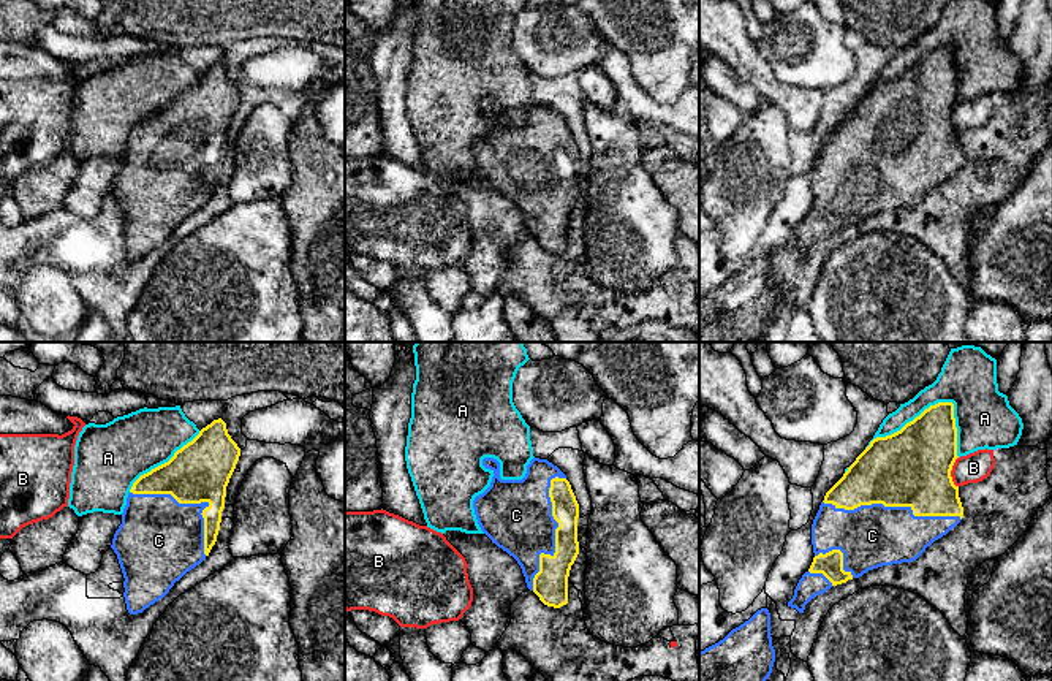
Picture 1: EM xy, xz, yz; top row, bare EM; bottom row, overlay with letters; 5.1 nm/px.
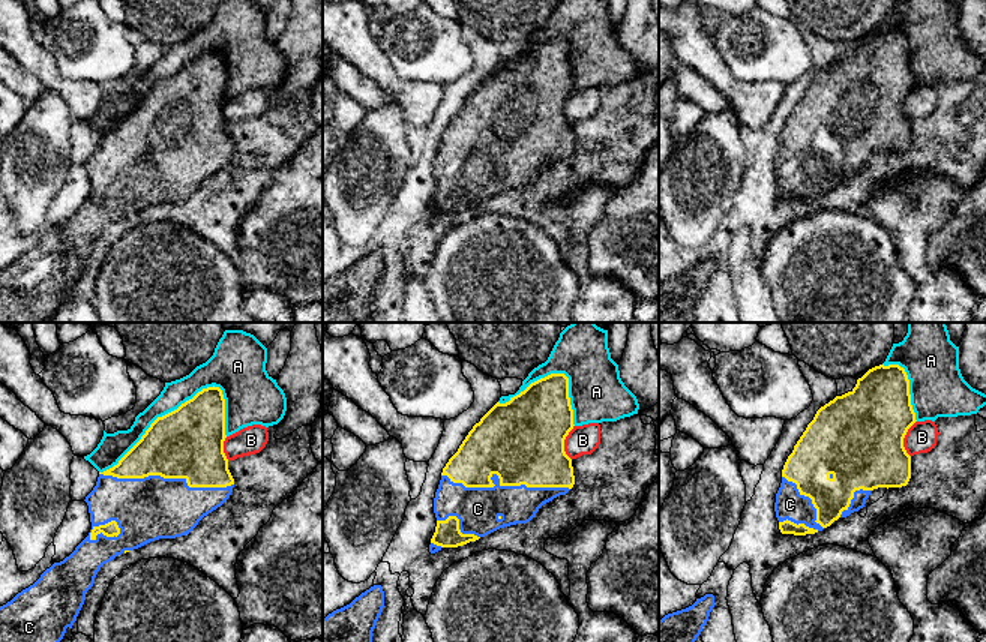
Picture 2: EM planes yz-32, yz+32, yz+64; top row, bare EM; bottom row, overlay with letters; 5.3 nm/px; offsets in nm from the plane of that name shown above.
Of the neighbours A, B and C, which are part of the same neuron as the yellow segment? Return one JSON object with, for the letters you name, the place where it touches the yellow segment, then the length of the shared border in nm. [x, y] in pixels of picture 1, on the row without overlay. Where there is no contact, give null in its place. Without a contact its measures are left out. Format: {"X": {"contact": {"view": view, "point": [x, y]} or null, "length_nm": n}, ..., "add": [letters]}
{"C": {"contact": {"view": "yz", "point": [893, 151]}, "length_nm": 700}, "add": ["C"]}

